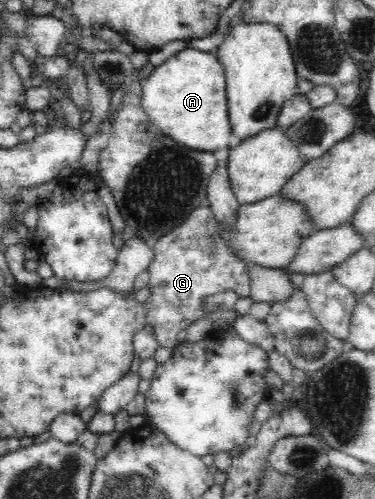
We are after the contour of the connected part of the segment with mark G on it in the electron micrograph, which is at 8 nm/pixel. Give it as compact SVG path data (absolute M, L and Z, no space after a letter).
M211 206L195 208L189 217L167 236L157 240L153 260L148 267L150 295L146 300L146 324L153 326L159 347L177 346L177 333L199 317L201 300L223 291L233 291L239 298L250 296L250 281L245 263L232 252Z

